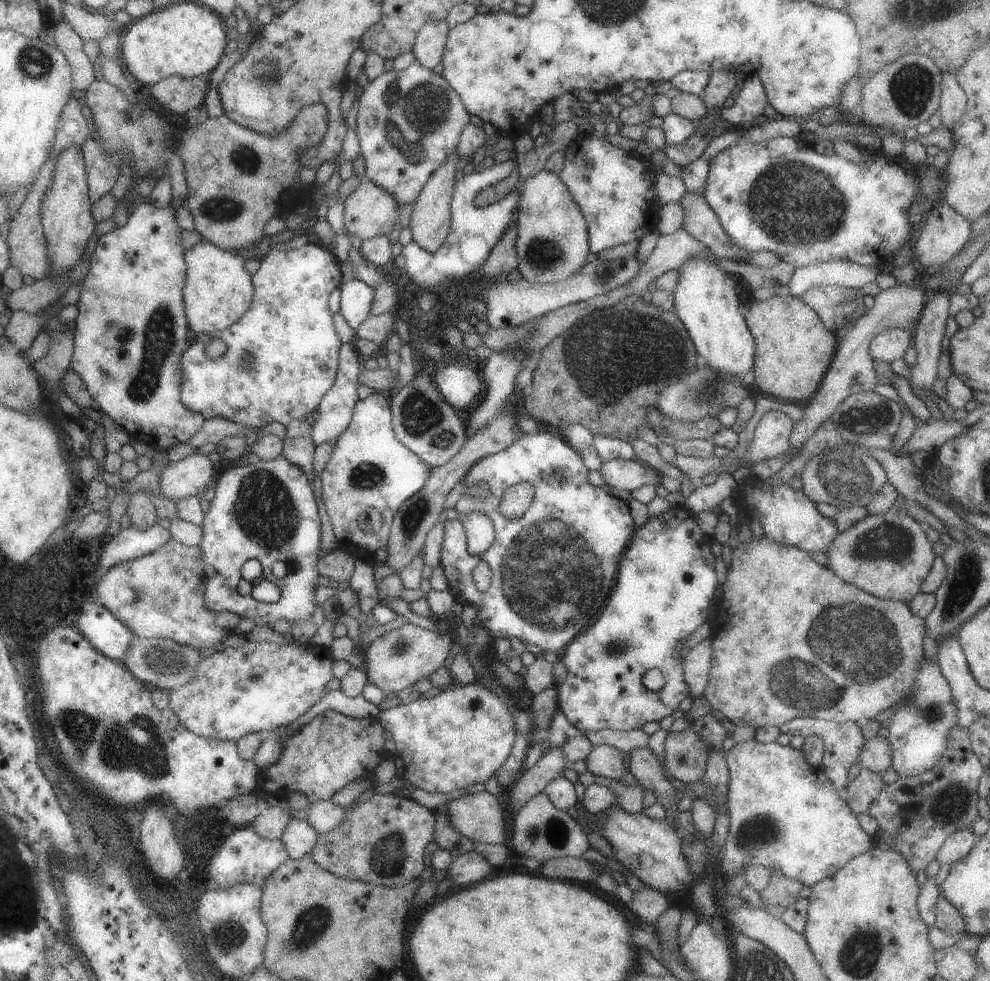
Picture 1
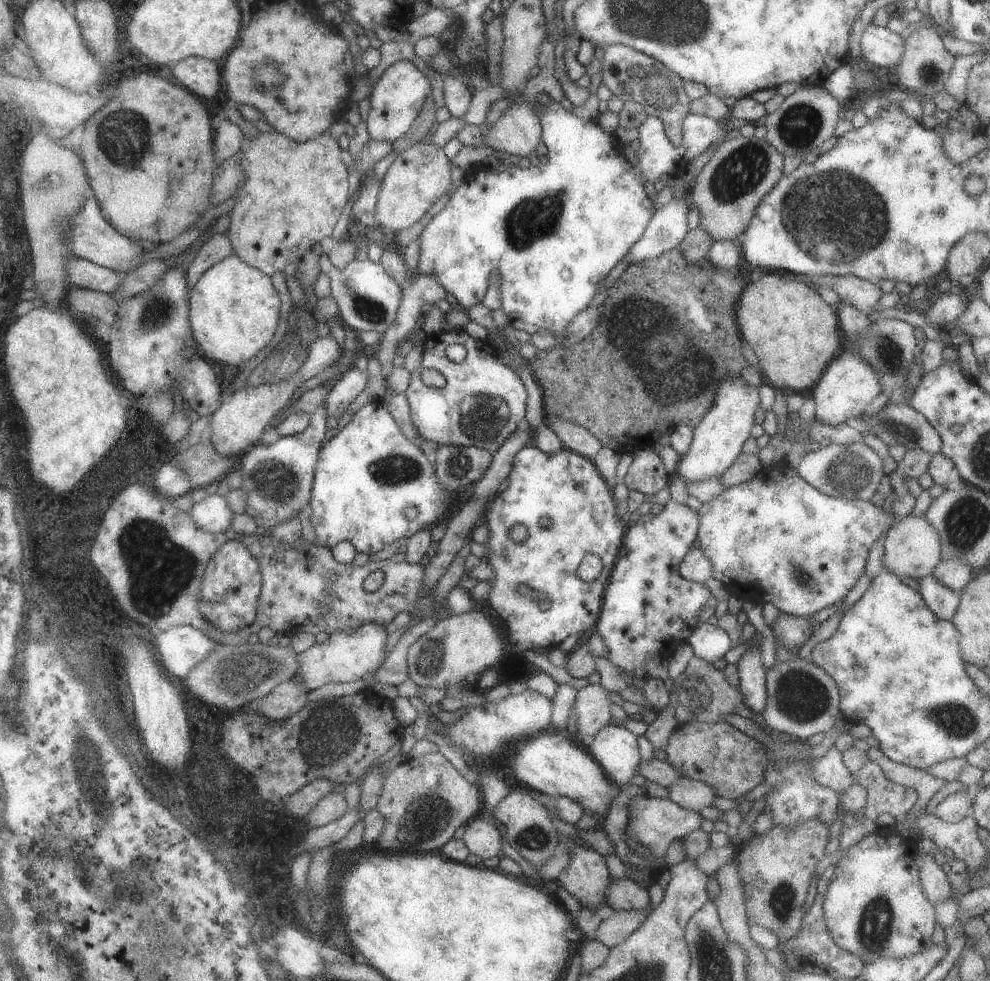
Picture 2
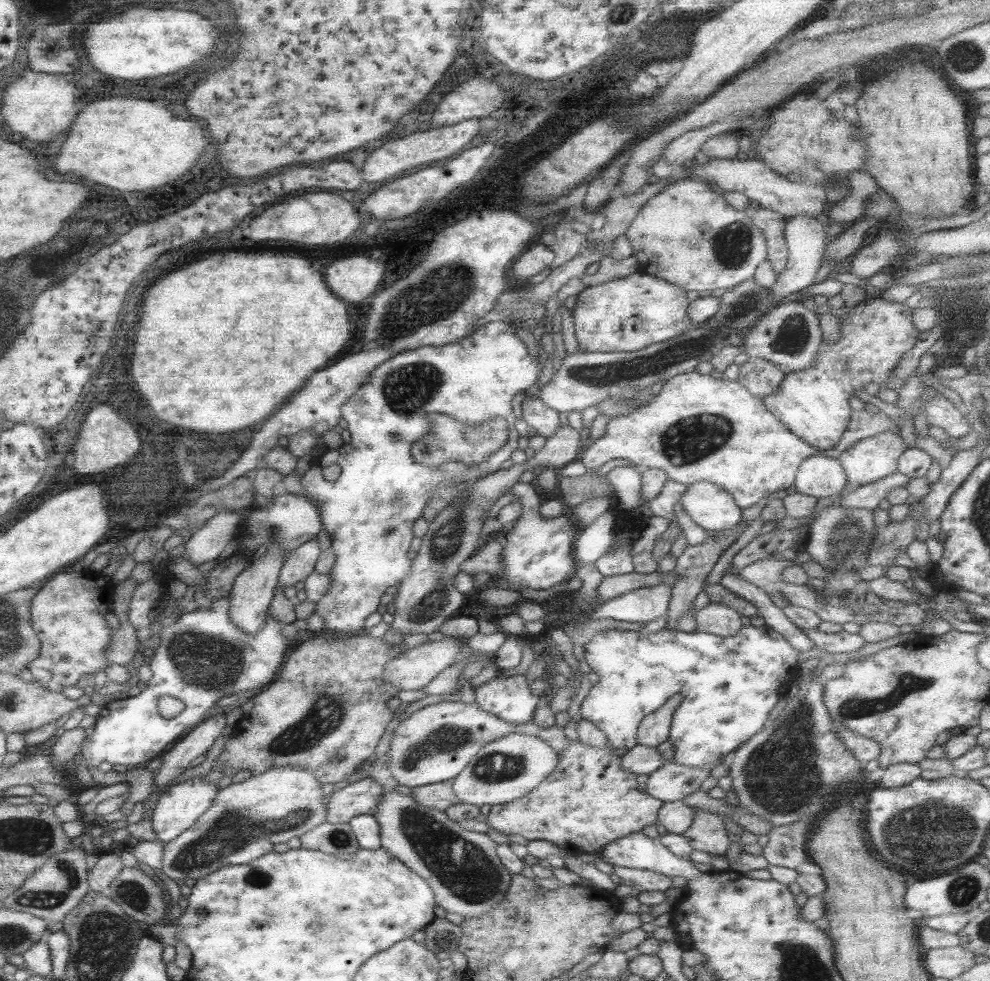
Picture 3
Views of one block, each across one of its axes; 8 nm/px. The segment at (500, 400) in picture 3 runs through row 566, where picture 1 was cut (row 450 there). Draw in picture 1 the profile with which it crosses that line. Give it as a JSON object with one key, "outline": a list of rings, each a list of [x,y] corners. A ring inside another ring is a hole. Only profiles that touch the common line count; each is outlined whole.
{"outline":[[[372,393],[365,399],[359,399],[353,407],[351,420],[349,424],[343,429],[343,432],[339,434],[339,436],[334,440],[334,445],[332,446],[330,455],[328,456],[327,462],[324,464],[322,471],[319,473],[319,480],[321,481],[320,489],[321,489],[321,498],[323,500],[323,504],[329,518],[329,522],[331,523],[331,528],[333,530],[333,534],[335,536],[336,548],[339,550],[343,550],[347,553],[353,560],[359,557],[361,560],[370,561],[373,557],[373,552],[376,548],[383,546],[386,543],[386,538],[390,529],[390,524],[397,510],[397,507],[408,497],[411,496],[414,492],[417,492],[423,484],[426,483],[427,477],[430,475],[432,467],[428,464],[425,464],[422,460],[419,460],[415,454],[413,454],[408,448],[405,448],[405,445],[402,445],[400,442],[397,442],[394,437],[393,429],[391,428],[391,413],[389,410],[389,399],[387,394],[382,393]],[[374,508],[381,514],[382,523],[377,530],[377,532],[363,532],[363,530],[359,529],[357,526],[357,517],[359,514],[363,514],[363,512],[367,512],[367,510]]]}

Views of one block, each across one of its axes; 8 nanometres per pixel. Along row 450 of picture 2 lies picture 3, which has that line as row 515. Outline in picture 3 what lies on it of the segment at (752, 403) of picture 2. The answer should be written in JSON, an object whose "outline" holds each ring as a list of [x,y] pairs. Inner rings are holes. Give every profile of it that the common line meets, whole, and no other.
{"outline":[[[705,481],[686,485],[678,503],[687,518],[700,529],[721,532],[738,524],[741,509],[730,494]]]}

